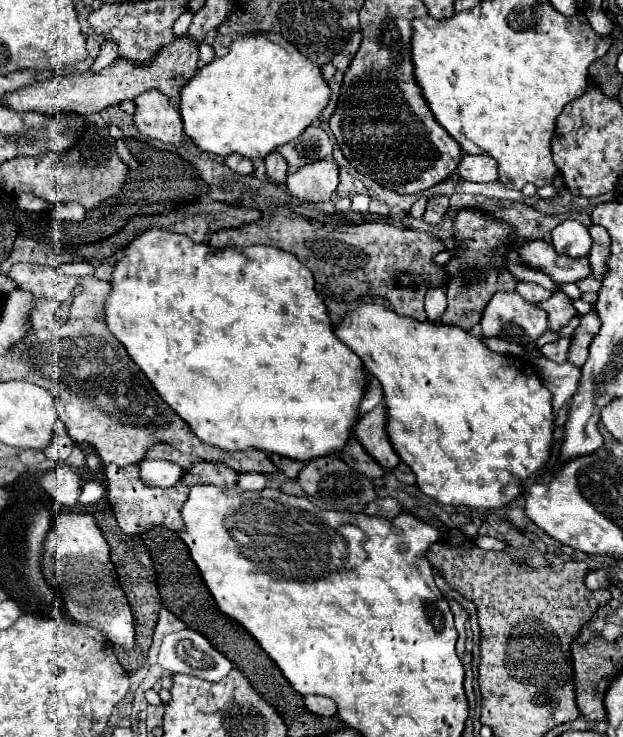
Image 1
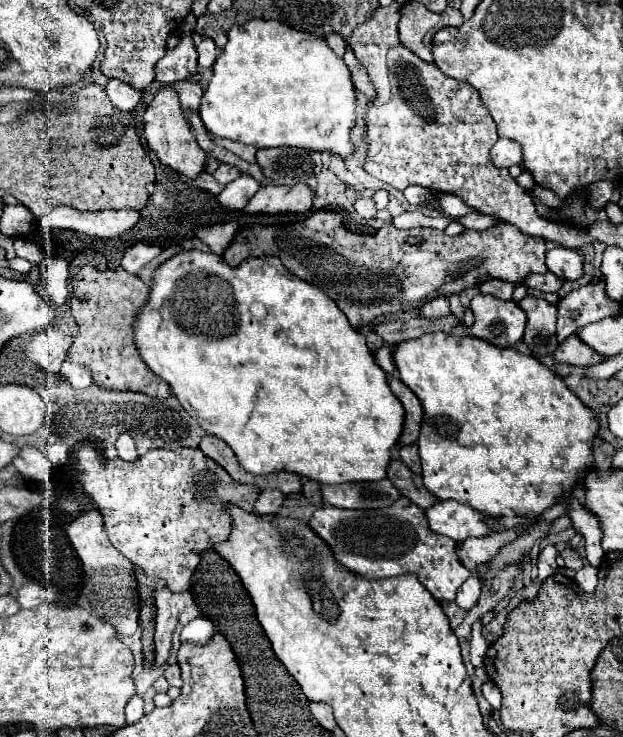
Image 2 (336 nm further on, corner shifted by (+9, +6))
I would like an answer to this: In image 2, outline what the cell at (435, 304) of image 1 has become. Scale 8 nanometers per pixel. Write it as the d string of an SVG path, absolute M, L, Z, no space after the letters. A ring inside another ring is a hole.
M435 298L435 300L431 300L431 302L425 302L419 312L421 312L421 316L425 316L425 318L443 318L443 316L451 314L451 310L449 310L449 300L447 300L447 298Z

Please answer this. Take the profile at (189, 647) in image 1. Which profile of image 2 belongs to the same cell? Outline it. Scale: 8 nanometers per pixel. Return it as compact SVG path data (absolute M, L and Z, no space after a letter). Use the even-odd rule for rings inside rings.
M199 616L199 618L191 620L187 626L183 626L183 630L181 630L181 642L205 646L205 644L211 642L213 634L215 634L213 624L207 618Z

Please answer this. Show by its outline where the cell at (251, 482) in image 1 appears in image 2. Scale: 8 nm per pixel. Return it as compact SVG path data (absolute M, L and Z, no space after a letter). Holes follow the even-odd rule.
M263 490L255 502L255 512L259 514L275 514L283 504L285 496L279 490Z

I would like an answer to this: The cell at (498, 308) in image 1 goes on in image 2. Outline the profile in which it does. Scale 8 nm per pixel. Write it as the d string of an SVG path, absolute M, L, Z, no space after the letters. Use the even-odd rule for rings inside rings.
M477 294L471 300L475 314L473 336L497 346L515 346L523 338L527 318L517 302L505 302L489 294Z

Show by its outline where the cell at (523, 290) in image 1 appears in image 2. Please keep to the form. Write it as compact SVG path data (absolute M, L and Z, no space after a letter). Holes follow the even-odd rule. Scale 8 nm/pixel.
M487 280L479 286L479 290L483 294L491 294L495 298L501 298L501 300L513 300L513 290L515 290L515 284L511 282L503 282L503 280Z

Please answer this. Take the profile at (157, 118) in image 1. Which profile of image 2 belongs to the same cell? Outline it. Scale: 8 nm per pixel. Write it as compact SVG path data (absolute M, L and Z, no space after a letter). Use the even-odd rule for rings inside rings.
M161 88L157 92L157 96L153 98L153 102L147 106L147 110L143 114L143 128L145 128L147 146L157 154L157 158L163 164L171 166L173 170L177 170L179 174L185 174L189 178L195 178L203 170L203 166L207 162L207 154L199 148L197 140L193 138L191 128L179 106L179 96L175 90Z

